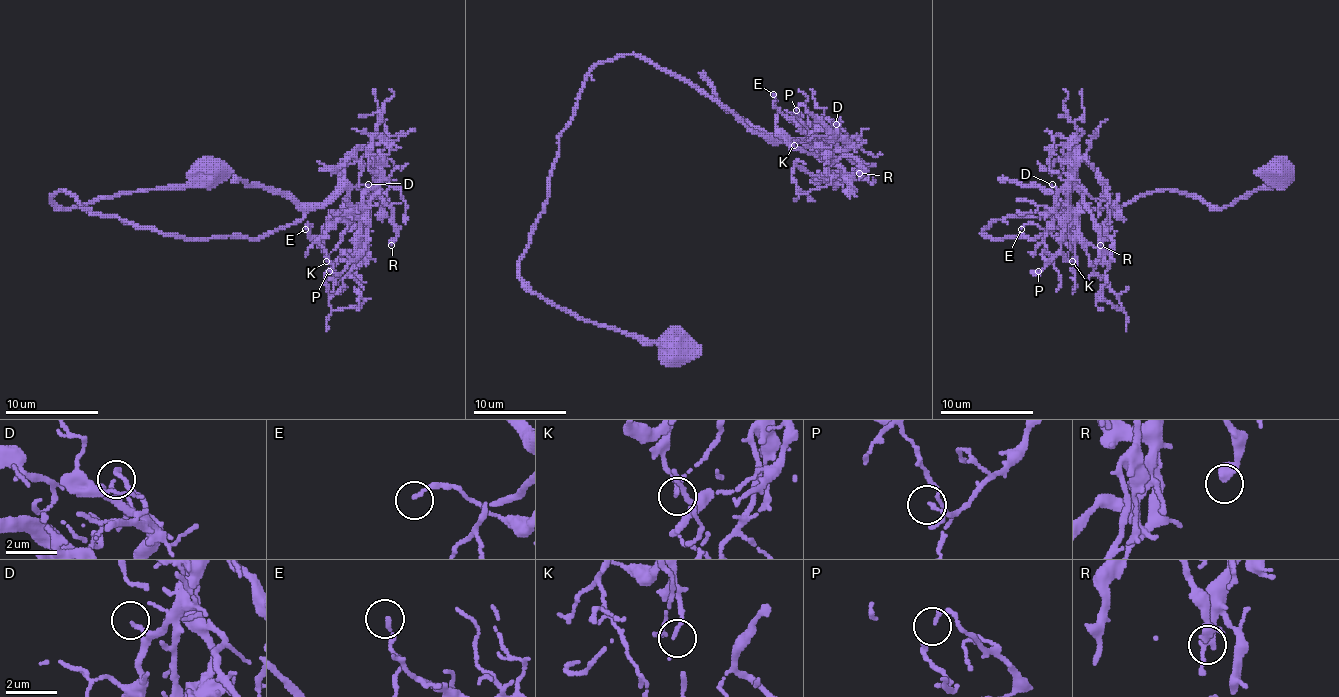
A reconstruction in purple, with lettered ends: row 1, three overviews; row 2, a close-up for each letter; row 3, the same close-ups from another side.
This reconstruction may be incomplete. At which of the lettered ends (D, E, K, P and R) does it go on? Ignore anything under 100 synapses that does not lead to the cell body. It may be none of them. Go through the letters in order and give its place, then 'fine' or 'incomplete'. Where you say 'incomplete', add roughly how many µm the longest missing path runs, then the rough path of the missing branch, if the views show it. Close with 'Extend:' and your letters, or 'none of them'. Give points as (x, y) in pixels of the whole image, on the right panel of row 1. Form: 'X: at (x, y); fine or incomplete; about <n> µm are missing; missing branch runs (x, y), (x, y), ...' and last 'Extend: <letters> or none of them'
D: at (1052, 184); fine
E: at (1021, 229); fine
K: at (1072, 261); fine
P: at (1038, 271); fine
R: at (1100, 245); fine
Extend: none of them

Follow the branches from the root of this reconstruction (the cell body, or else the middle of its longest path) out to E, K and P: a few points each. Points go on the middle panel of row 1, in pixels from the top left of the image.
E: (673, 347), (580, 319), (519, 275), (559, 133), (598, 64), (640, 54), (812, 154), (775, 124), (773, 94)
K: (673, 347), (580, 319), (519, 275), (584, 77), (640, 54), (750, 129), (794, 145)
P: (673, 347), (580, 319), (519, 275), (584, 77), (640, 54), (817, 154), (836, 138), (796, 110)

